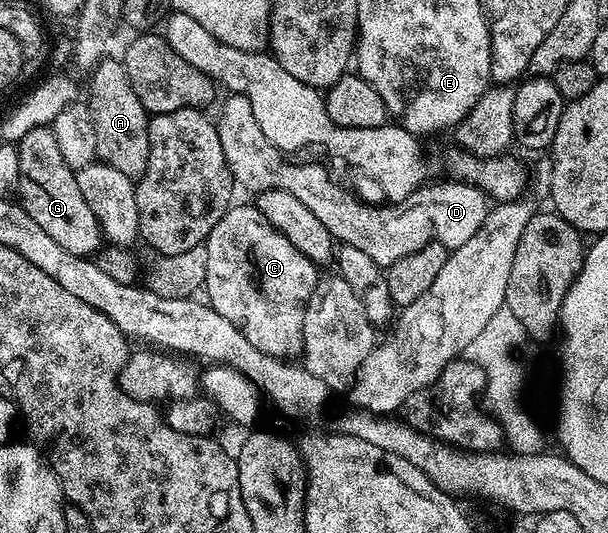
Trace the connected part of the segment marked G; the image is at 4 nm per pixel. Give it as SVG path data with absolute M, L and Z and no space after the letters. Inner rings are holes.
M46 125L33 127L33 131L17 142L17 148L20 163L19 204L56 243L65 247L65 251L73 251L73 255L78 257L88 256L96 248L95 216L93 211L89 211L89 203L85 203L85 195L81 195L81 187L77 187L75 170L65 163L57 148L57 135L53 135Z

